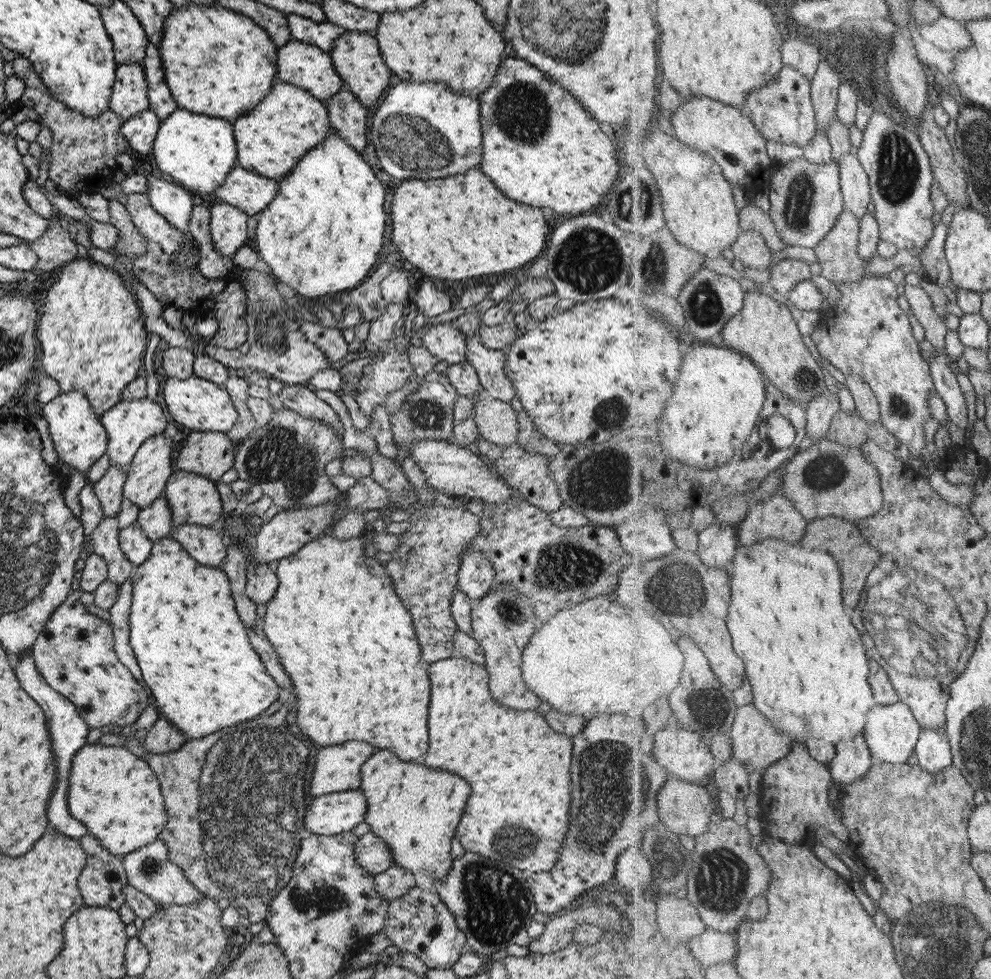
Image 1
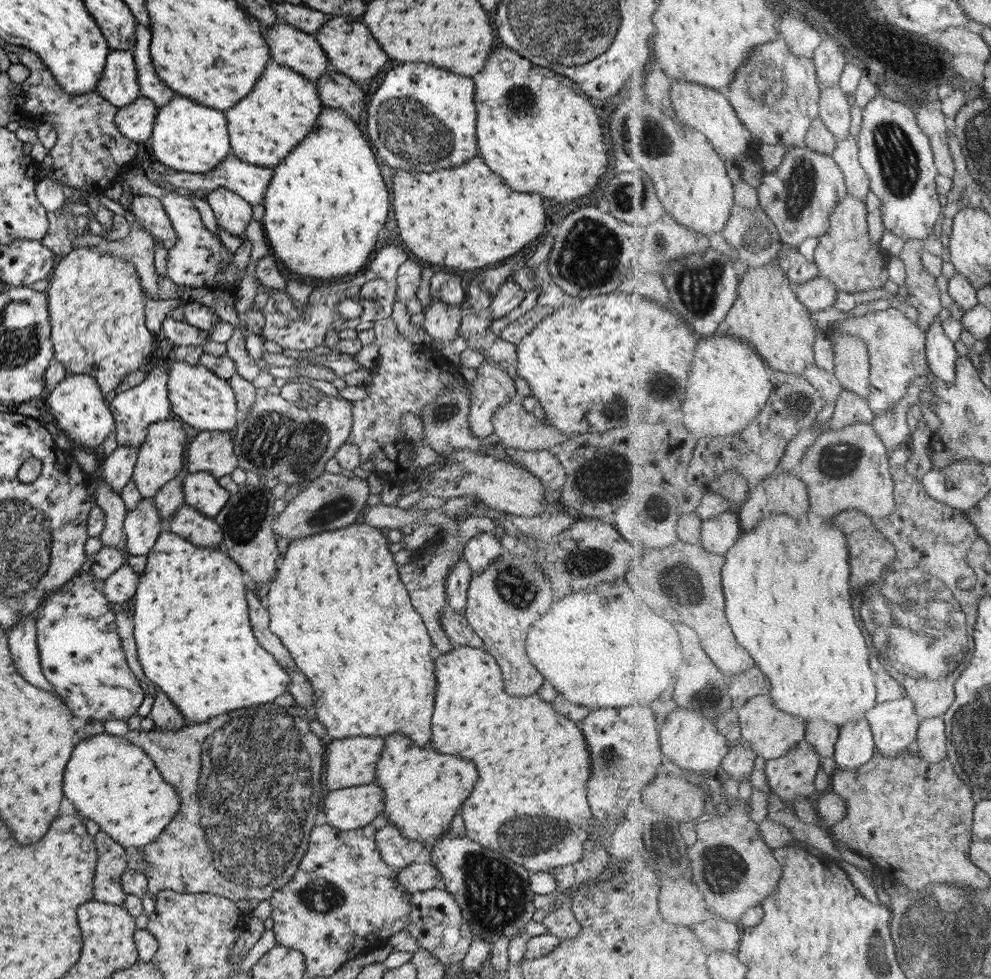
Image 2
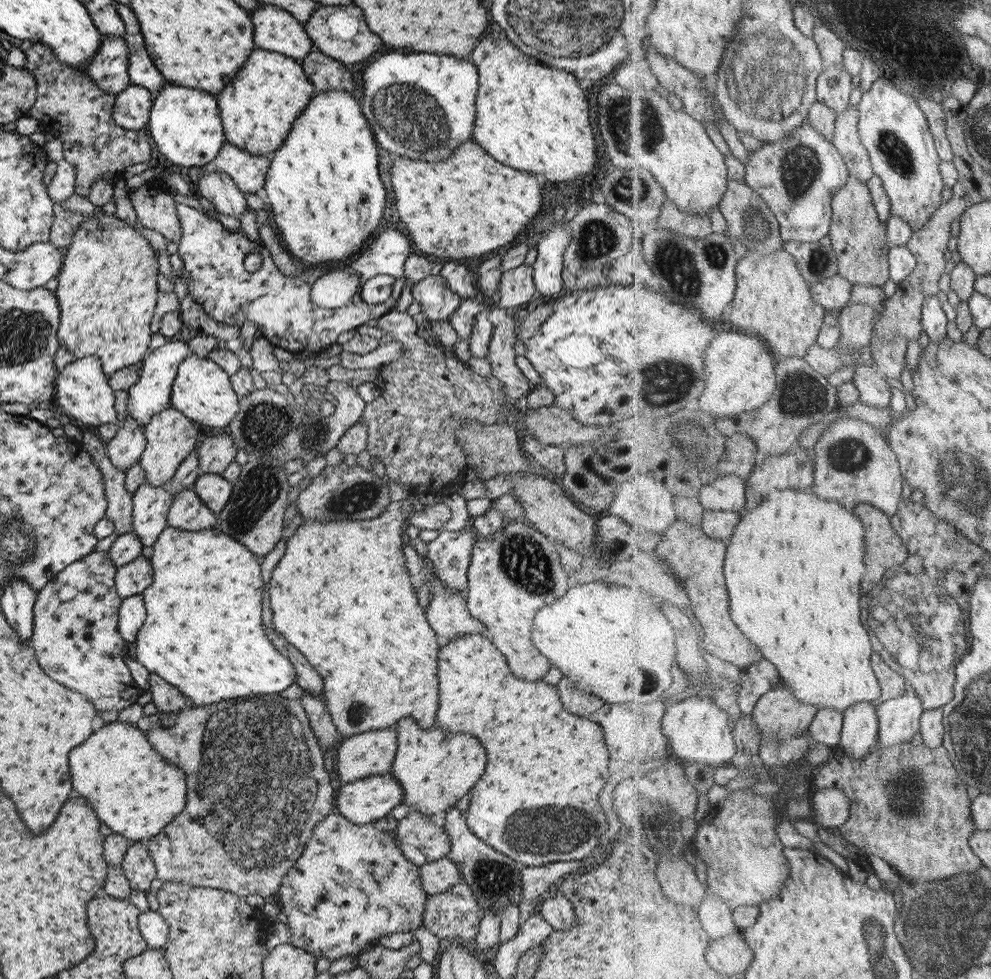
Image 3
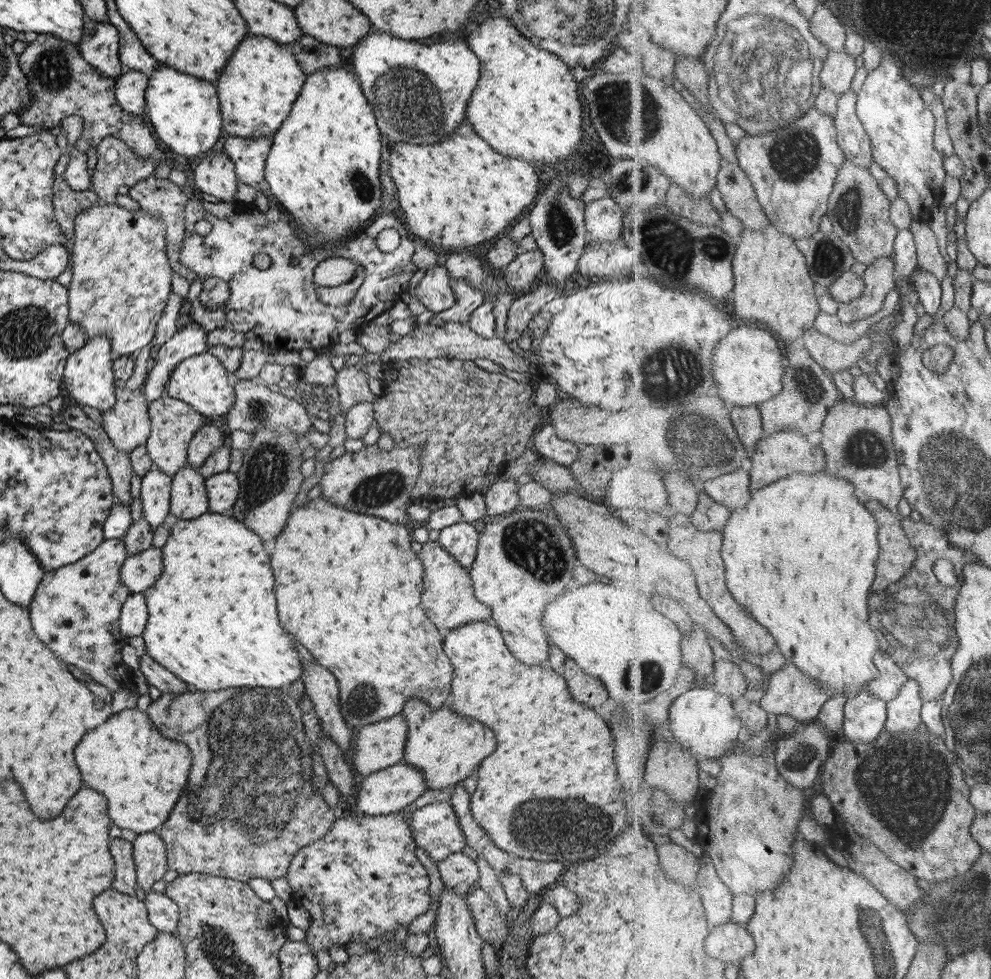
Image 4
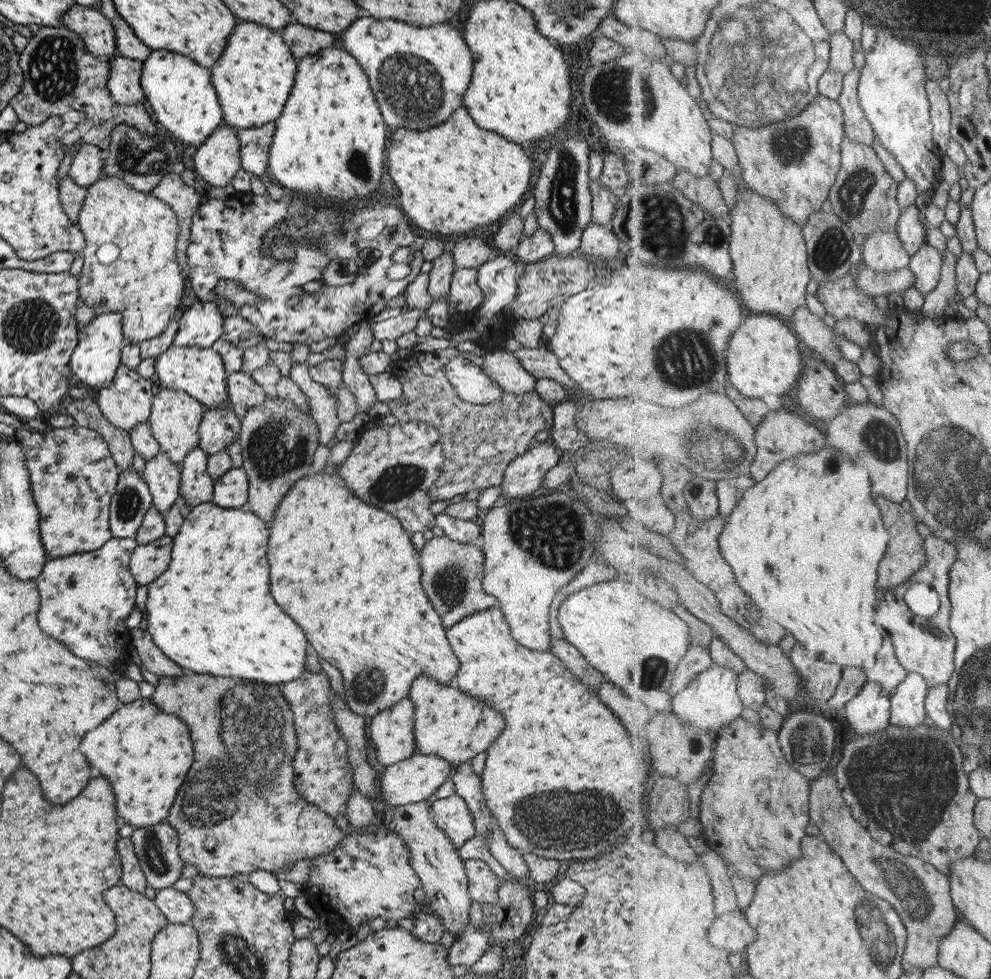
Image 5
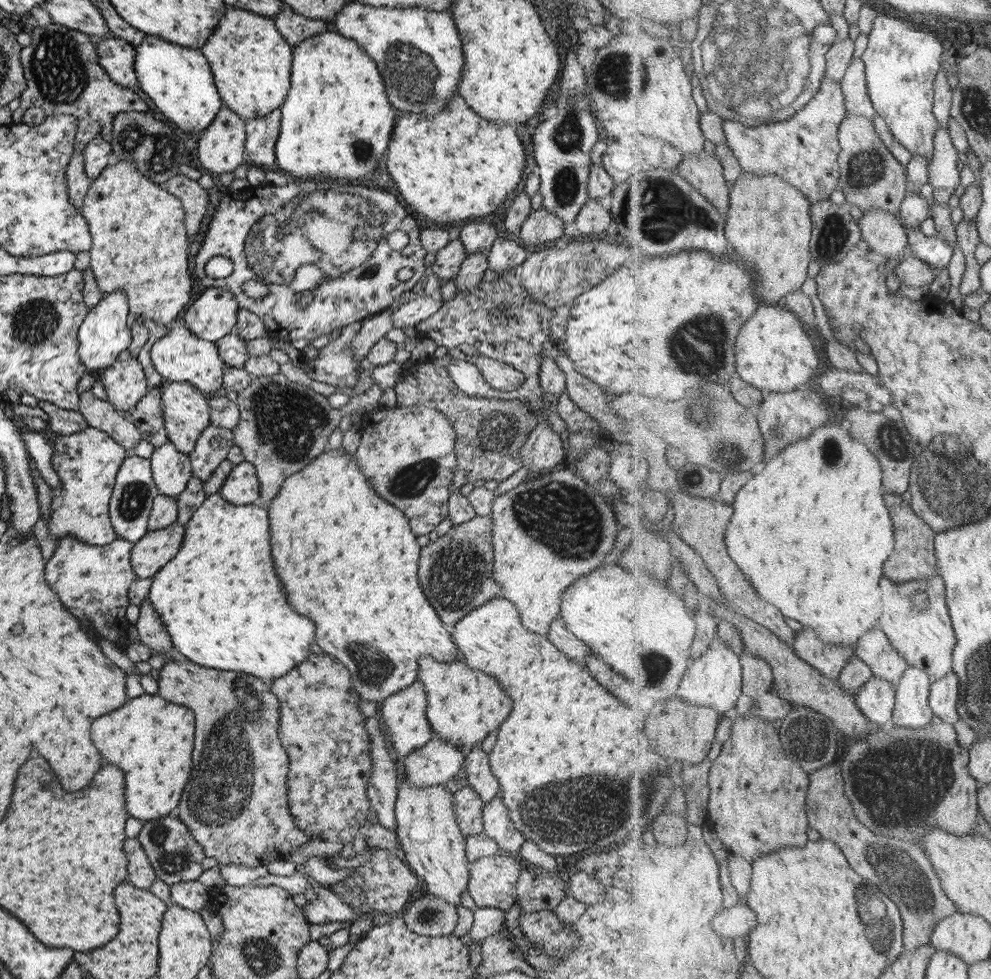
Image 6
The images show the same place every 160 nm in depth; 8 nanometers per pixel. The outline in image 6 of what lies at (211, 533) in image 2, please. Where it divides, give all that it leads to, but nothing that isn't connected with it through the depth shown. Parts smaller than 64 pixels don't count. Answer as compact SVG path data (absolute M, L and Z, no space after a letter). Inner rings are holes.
M208 423L197 438L193 451L187 454L191 476L198 478L203 484L215 467L226 459L232 445L233 436L229 429Z

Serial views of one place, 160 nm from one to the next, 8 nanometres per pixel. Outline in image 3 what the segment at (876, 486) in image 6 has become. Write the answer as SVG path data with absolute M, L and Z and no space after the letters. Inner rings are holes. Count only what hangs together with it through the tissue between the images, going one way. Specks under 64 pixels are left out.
M781 488L773 489L759 503L757 508L744 510L741 520L730 538L726 554L726 583L731 594L731 616L739 628L760 648L763 658L775 665L779 678L807 704L817 705L818 710L835 709L845 712L850 706L860 702L873 702L881 696L881 686L871 666L873 644L869 640L869 632L861 622L861 580L866 576L866 526L853 514L853 508L843 506L839 501L827 500L817 496L809 489Z

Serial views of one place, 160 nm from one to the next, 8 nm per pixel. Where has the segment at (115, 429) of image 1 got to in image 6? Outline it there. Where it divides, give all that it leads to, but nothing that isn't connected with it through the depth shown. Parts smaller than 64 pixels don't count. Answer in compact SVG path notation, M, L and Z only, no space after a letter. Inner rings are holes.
M206 288L180 317L196 337L215 342L233 332L238 309L227 289Z

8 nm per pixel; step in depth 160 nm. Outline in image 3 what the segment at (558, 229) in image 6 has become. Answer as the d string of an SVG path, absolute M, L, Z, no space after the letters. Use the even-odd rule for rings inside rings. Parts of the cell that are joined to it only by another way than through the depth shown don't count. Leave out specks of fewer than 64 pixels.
M521 263L515 268L504 270L499 279L499 308L515 308L528 302L536 295L532 279L532 266Z

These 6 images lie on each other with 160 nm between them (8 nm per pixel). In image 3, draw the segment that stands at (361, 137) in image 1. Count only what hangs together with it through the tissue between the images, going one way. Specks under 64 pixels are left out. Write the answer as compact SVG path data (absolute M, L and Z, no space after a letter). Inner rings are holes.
M311 47L299 63L306 77L312 82L315 93L333 89L353 92L353 77L344 64L324 55L317 47Z

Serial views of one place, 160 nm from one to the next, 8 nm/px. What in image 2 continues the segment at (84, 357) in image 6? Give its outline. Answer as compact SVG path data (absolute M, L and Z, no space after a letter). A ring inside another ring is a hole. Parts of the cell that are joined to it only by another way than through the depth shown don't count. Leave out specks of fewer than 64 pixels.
M87 374L66 375L49 392L46 401L59 433L69 441L70 450L81 449L97 452L105 436L114 429L113 416L107 410L110 397L101 394L93 377Z

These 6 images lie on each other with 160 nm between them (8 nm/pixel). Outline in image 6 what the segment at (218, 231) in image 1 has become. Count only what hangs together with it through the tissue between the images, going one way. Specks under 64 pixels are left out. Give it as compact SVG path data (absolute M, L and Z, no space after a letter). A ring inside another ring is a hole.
M221 105L214 119L200 133L197 160L203 172L232 172L245 162L244 121L236 112Z

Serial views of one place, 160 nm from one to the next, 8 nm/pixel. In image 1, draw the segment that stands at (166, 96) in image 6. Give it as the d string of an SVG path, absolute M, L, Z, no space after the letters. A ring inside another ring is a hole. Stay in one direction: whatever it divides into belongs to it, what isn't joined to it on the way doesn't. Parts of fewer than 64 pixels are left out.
M177 107L158 123L156 137L152 142L152 154L160 172L169 175L189 193L211 192L221 186L227 172L237 166L232 124L181 107Z

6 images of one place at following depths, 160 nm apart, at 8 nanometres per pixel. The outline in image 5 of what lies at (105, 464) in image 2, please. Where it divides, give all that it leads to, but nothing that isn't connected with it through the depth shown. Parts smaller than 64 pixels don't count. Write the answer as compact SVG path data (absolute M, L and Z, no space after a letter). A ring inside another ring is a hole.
M124 364L116 368L111 384L95 395L101 416L127 432L150 416L151 384L136 369L128 369Z

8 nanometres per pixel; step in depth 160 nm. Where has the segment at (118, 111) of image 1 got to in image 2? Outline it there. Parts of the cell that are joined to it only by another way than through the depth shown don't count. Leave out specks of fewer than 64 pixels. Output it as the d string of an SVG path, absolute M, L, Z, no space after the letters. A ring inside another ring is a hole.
M132 49L108 51L94 88L98 95L117 107L133 102L139 95Z

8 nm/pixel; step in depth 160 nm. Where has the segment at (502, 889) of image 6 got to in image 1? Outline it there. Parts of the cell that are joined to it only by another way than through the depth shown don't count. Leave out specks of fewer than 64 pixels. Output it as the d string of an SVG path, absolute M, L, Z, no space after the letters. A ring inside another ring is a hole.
M391 866L387 870L373 876L373 890L381 900L393 901L415 887L413 874Z

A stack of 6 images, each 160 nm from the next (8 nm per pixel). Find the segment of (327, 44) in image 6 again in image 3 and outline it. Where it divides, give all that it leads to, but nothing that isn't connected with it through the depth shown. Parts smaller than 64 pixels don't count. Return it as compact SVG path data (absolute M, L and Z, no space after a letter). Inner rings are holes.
M333 89L332 91L321 91L320 93L314 92L314 95L308 100L308 104L303 108L303 112L300 112L300 115L292 122L290 131L285 135L283 142L271 153L263 184L263 190L265 190L265 196L267 196L266 203L269 204L269 221L277 233L281 246L286 249L299 267L305 265L317 266L317 264L325 264L325 262L337 264L337 262L341 262L345 258L352 261L374 236L375 230L379 230L379 226L381 226L379 220L381 220L381 214L383 214L383 208L385 208L385 188L381 184L377 173L377 150L378 146L373 133L367 120L362 115L357 100L347 91Z

